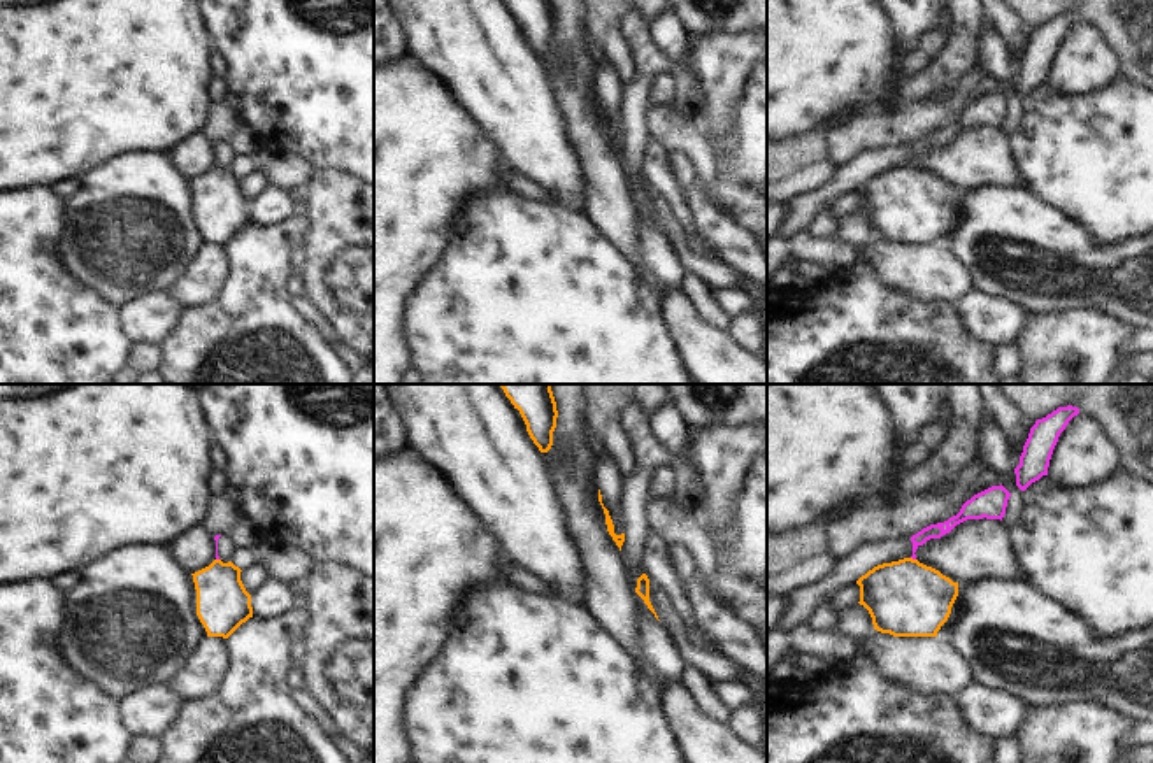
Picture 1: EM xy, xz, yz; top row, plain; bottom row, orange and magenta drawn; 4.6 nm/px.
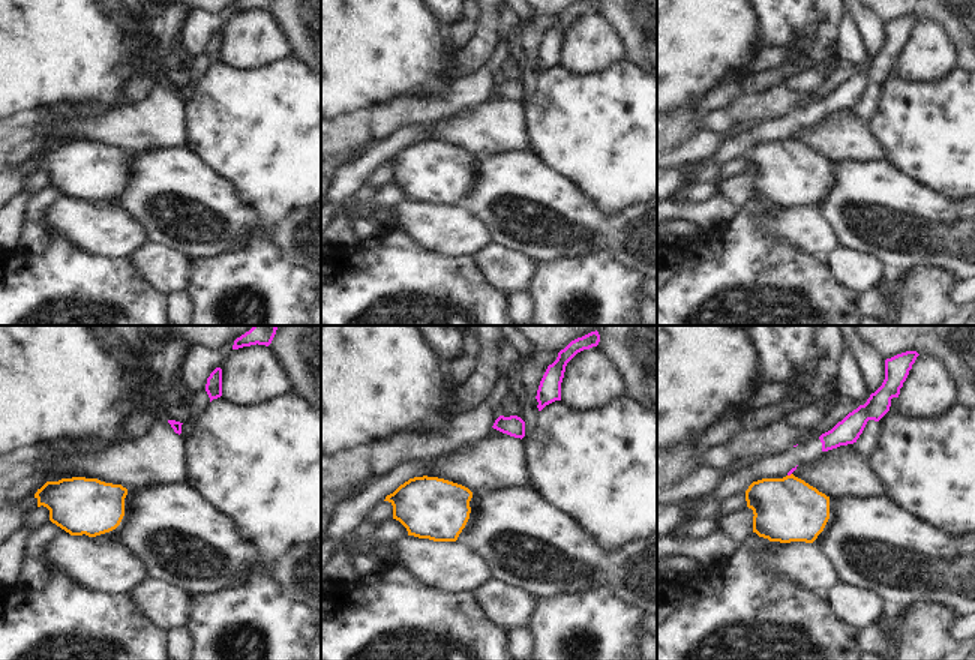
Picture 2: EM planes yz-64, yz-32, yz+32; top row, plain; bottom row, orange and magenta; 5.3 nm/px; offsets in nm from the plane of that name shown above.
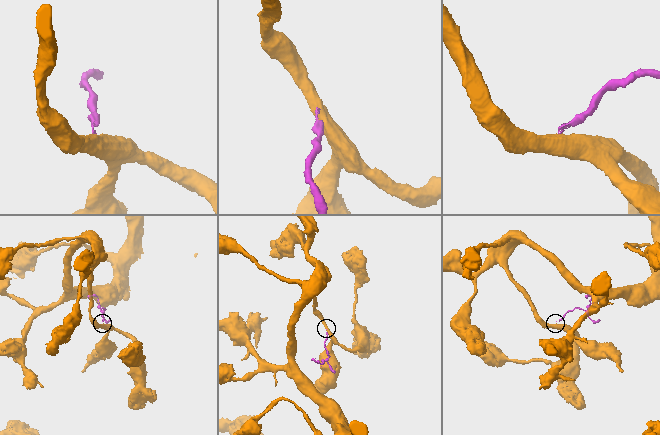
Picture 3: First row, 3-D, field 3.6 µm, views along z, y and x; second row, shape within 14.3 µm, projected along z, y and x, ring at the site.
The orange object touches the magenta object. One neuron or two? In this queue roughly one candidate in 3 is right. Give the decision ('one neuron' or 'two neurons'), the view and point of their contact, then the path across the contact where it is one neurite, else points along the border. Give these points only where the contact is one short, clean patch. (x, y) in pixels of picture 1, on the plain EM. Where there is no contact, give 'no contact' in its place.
two neurons; contact yz (911, 165); border yz (911, 164), (915, 167)

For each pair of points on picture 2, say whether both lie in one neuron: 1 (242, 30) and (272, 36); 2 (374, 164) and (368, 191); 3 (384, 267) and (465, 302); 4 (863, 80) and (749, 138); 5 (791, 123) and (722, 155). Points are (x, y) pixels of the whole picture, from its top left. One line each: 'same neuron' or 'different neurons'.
1: same neuron
2: different neurons
3: same neuron
4: same neuron
5: same neuron

